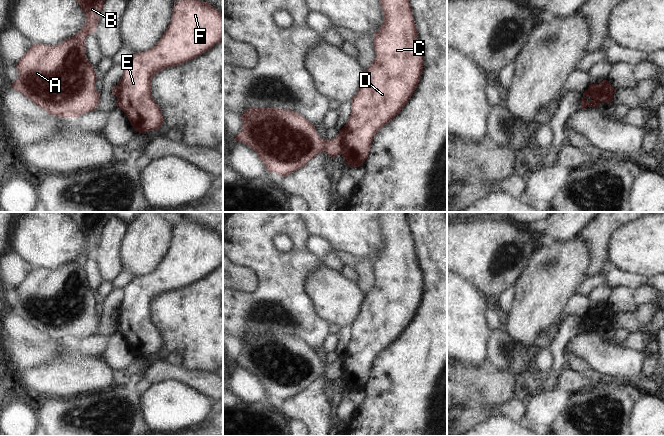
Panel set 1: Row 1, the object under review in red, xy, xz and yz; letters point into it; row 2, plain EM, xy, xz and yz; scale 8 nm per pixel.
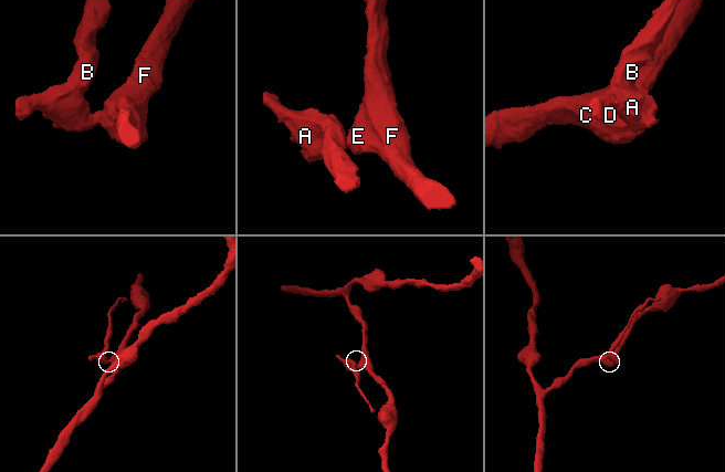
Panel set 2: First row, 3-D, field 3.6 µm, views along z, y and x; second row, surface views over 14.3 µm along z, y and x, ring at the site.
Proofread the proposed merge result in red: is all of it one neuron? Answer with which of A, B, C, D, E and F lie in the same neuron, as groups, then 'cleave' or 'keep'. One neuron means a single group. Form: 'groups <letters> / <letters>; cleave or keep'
groups A B / C D E F; cleave

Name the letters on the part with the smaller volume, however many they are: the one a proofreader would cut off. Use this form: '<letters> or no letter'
A, B

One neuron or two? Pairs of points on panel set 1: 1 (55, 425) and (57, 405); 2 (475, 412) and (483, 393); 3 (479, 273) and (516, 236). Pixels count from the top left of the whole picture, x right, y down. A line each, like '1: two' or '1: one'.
1: one
2: two
3: one

